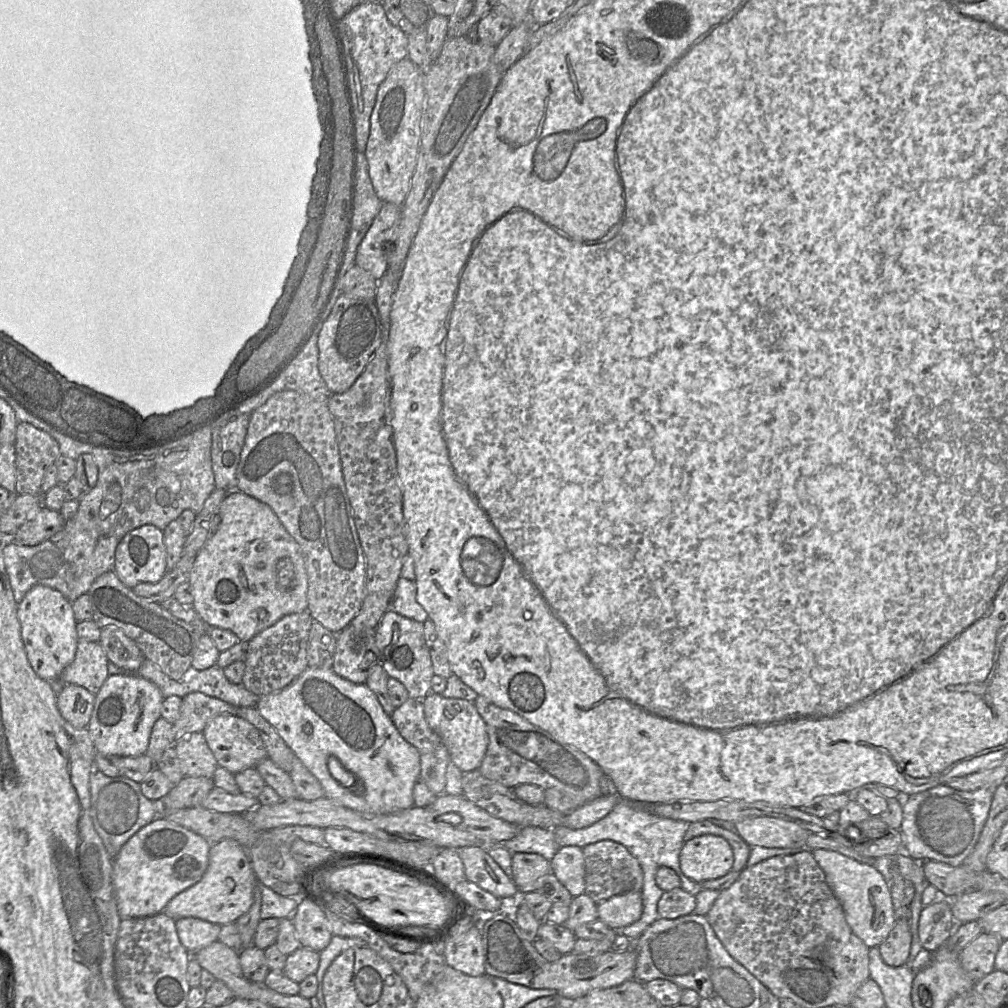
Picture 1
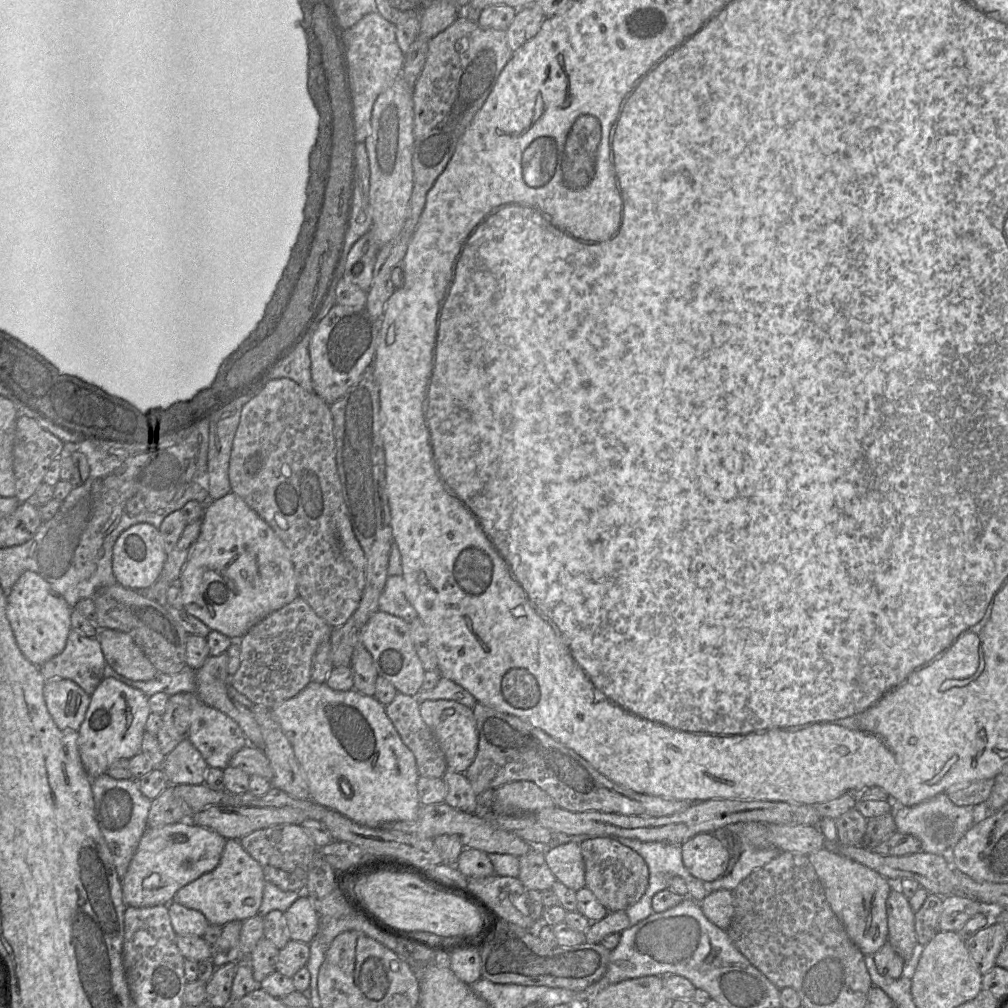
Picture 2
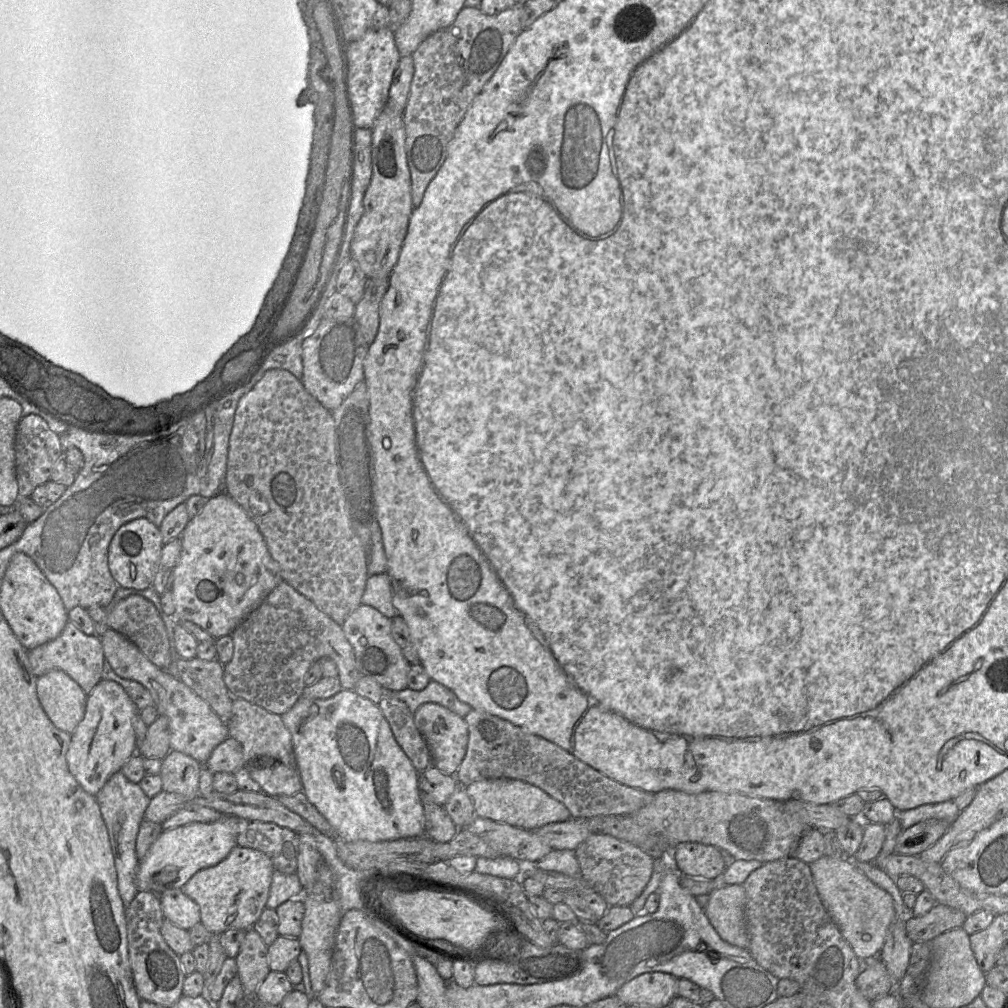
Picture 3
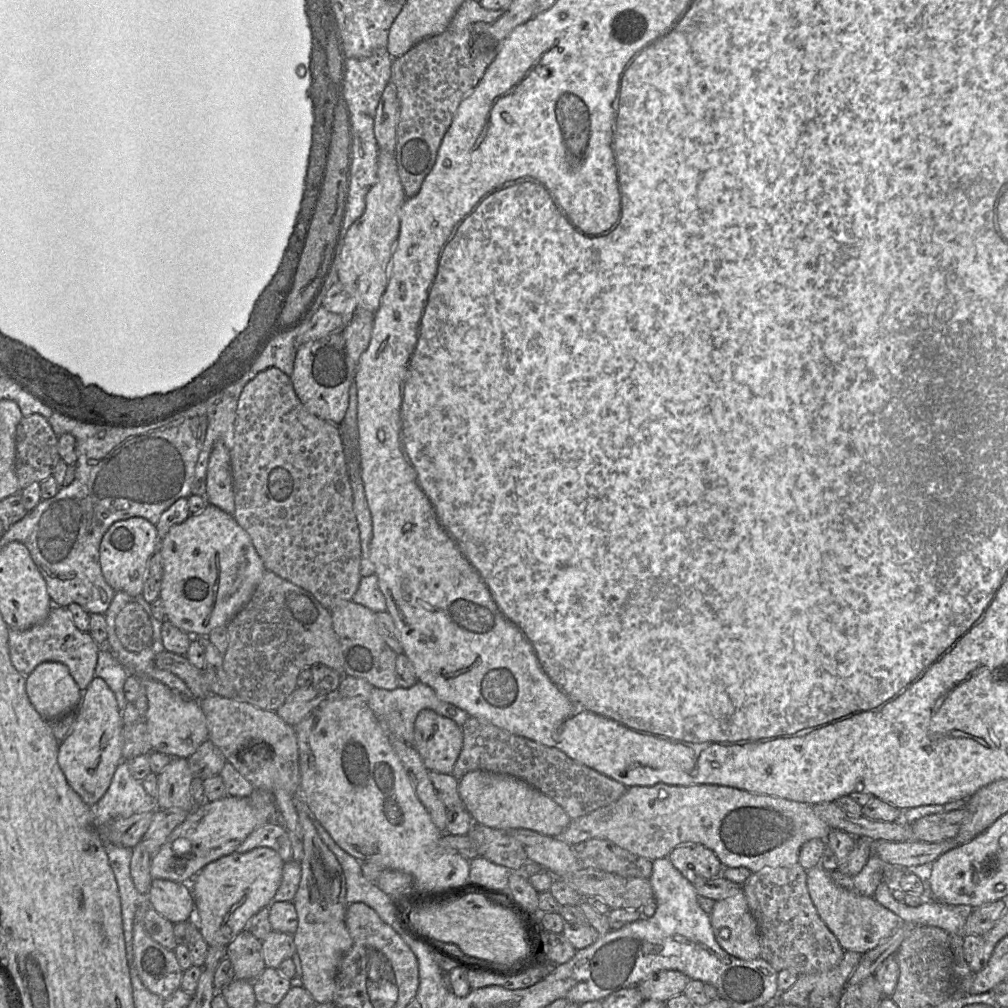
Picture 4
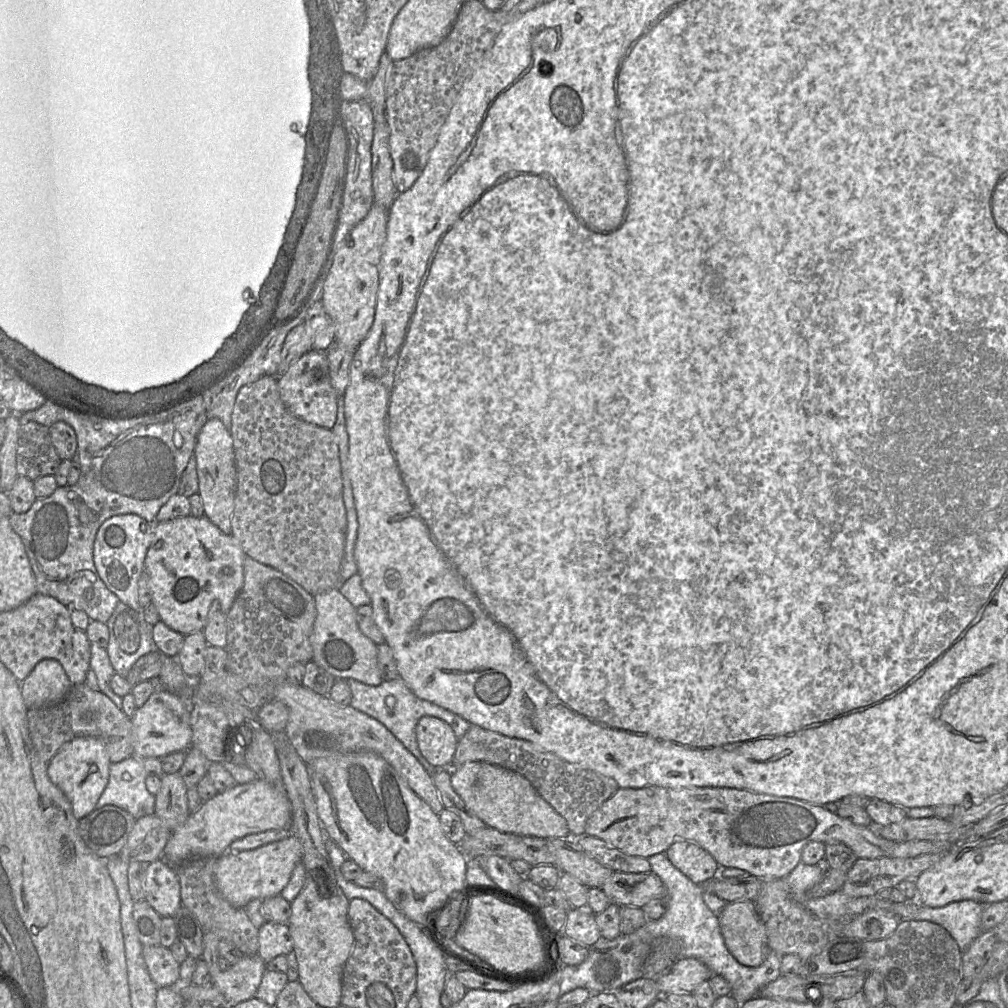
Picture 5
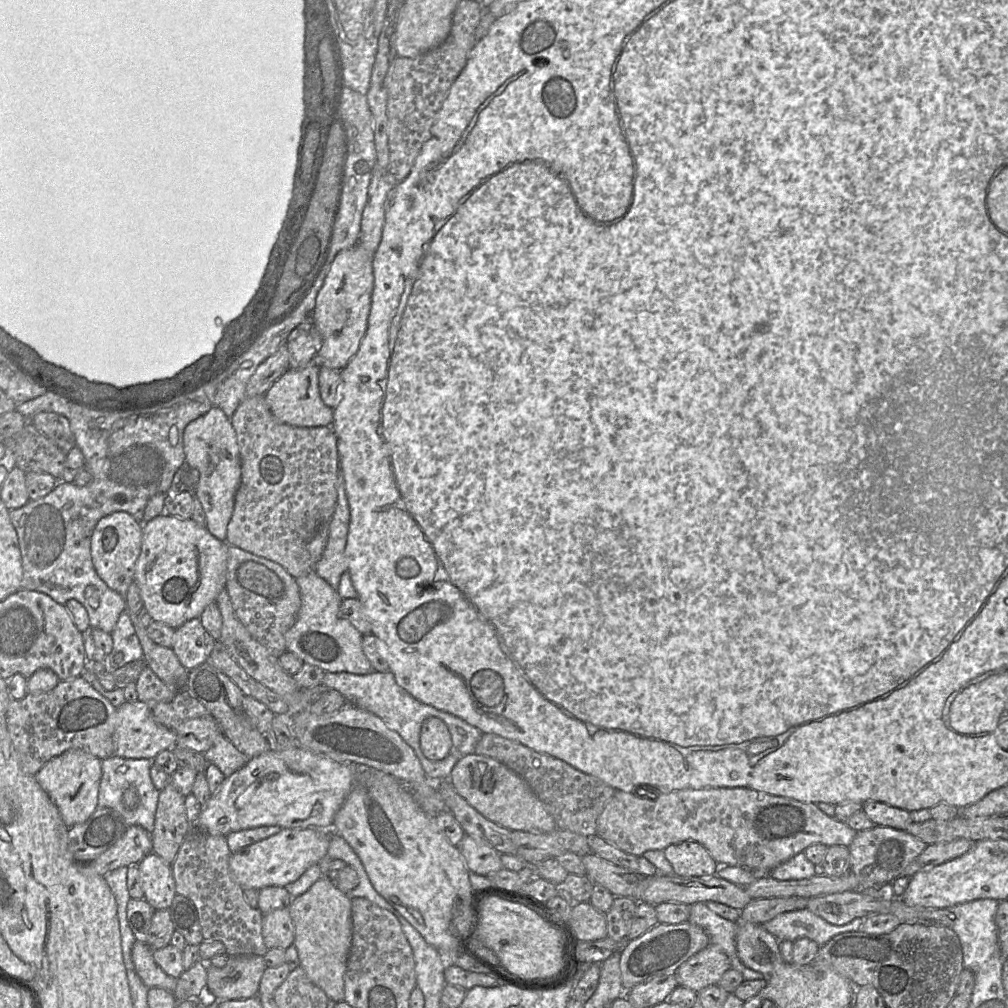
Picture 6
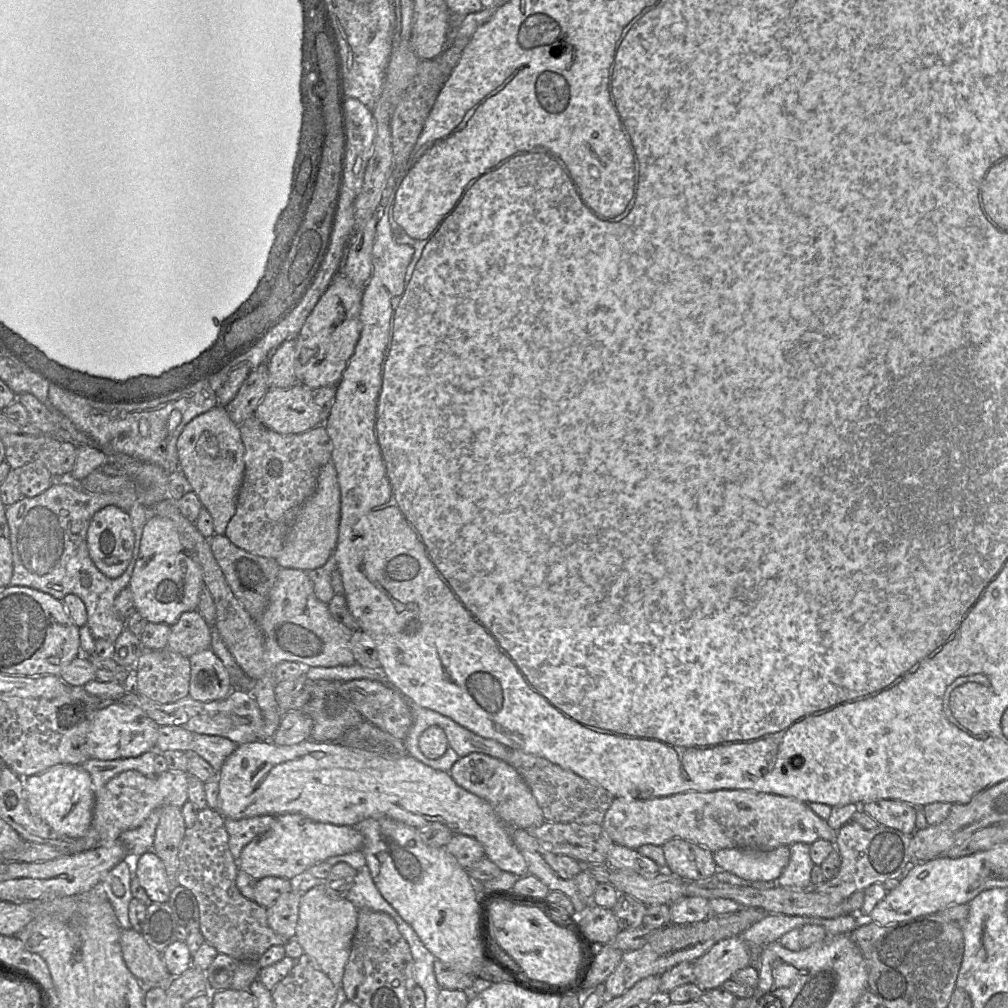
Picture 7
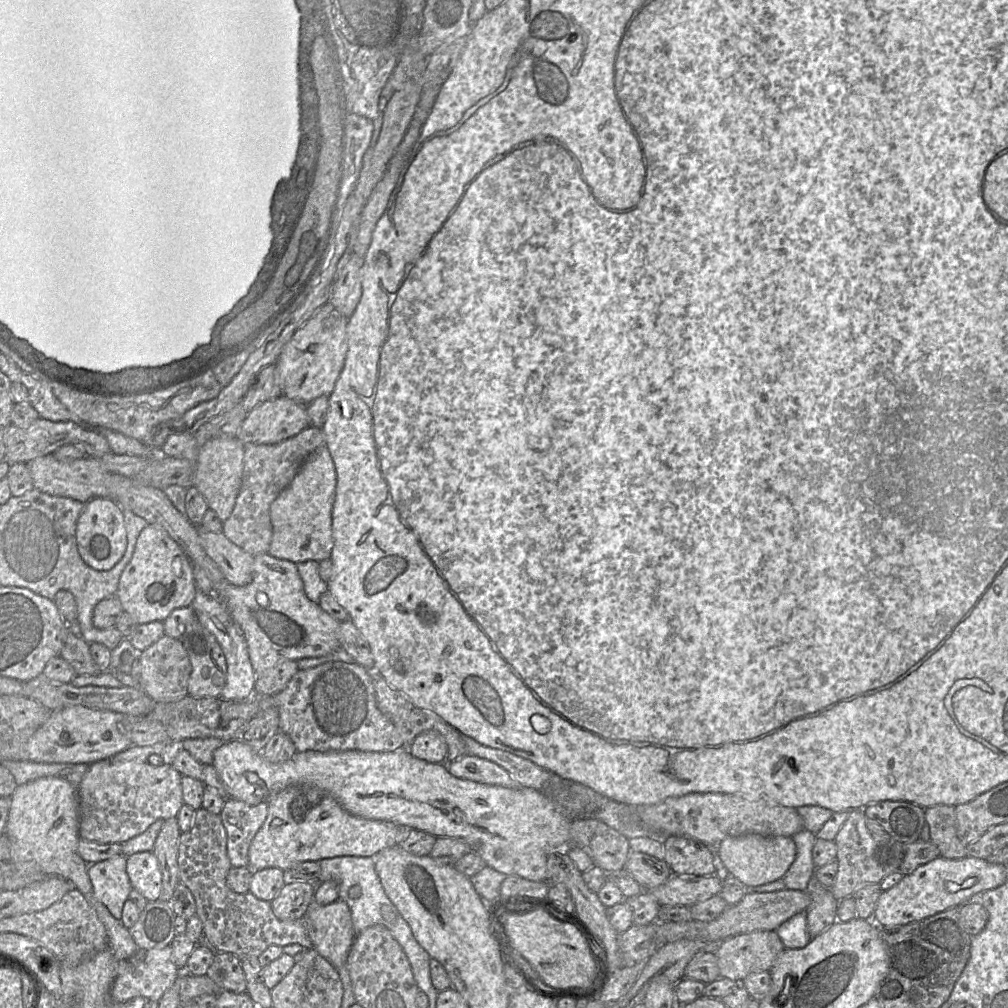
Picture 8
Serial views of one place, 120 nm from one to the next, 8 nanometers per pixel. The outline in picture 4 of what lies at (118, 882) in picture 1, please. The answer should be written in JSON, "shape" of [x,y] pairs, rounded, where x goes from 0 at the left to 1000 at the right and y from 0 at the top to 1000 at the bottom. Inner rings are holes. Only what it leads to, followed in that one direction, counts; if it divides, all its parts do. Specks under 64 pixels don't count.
{"shape":[[[224,789],[193,800],[150,851],[150,871],[187,877],[205,857],[233,845],[255,820],[267,814],[257,810],[244,792]]]}

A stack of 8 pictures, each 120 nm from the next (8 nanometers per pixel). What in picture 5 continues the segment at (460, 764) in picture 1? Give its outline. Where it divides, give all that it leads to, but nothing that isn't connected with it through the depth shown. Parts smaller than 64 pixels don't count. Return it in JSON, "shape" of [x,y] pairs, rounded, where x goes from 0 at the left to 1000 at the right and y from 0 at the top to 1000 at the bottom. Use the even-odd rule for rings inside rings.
{"shape":[[[431,710],[418,711],[413,720],[413,732],[419,750],[428,759],[449,759],[455,734],[443,716]]]}

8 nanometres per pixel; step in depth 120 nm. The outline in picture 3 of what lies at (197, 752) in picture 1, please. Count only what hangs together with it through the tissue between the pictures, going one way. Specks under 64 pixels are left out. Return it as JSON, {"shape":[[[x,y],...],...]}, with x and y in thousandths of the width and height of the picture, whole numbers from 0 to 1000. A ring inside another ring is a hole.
{"shape":[[[170,744],[161,754],[159,771],[161,785],[192,792],[196,787],[201,759],[189,750]]]}

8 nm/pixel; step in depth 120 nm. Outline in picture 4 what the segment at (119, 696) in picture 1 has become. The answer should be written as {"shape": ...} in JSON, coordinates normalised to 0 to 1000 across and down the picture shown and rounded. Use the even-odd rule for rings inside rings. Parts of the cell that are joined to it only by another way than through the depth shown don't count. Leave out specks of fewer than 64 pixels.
{"shape":[[[93,672],[88,681],[82,686],[79,699],[74,705],[74,718],[70,727],[60,736],[58,758],[71,783],[87,799],[92,800],[106,785],[116,760],[121,752],[121,725],[123,715],[114,688],[99,672]]]}

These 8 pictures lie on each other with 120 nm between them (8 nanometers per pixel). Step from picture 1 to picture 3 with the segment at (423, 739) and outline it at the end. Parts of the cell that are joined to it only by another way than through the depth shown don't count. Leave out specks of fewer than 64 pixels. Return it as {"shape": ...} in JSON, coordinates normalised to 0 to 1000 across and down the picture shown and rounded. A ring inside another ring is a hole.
{"shape":[[[380,691],[375,701],[412,764],[418,767],[426,762],[429,759],[426,742],[414,724],[405,700],[392,691]]]}

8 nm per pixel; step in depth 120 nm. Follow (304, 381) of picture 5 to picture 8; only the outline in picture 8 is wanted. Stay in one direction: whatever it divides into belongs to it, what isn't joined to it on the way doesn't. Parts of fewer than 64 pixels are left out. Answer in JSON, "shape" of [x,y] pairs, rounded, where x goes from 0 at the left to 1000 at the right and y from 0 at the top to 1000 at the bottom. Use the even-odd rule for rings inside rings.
{"shape":[[[278,392],[249,407],[235,435],[241,440],[274,440],[307,423],[304,401]]]}

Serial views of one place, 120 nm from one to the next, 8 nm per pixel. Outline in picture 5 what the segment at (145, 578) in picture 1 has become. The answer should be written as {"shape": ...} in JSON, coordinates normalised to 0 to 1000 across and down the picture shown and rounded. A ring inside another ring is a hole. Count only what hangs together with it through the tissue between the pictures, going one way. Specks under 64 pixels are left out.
{"shape":[[[123,510],[106,515],[99,522],[93,537],[92,554],[98,571],[119,596],[136,606],[138,618],[143,616],[143,608],[137,596],[137,576],[143,566],[152,530],[152,519],[147,519],[135,510]]]}

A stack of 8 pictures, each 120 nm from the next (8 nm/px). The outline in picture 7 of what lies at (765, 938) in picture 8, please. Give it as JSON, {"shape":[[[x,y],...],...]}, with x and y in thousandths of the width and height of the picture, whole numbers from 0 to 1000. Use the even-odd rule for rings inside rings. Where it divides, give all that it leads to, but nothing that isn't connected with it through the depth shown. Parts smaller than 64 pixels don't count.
{"shape":[[[734,929],[718,932],[688,954],[688,975],[699,984],[714,980],[731,963],[744,957],[745,948],[739,934]]]}

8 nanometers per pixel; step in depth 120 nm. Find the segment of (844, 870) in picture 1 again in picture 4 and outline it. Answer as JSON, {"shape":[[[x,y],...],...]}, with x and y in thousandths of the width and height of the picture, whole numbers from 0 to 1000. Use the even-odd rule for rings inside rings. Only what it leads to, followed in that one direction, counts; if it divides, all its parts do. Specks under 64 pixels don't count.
{"shape":[[[813,857],[801,863],[801,880],[813,909],[838,943],[857,946],[882,930],[896,916],[867,890],[857,889],[828,877],[823,864]]]}

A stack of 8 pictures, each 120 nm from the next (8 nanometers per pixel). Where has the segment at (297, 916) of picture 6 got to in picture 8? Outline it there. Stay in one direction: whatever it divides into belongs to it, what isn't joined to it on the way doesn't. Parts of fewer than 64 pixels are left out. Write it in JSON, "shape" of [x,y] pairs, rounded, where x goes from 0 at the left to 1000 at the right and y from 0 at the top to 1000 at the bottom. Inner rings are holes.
{"shape":[[[311,892],[302,911],[310,939],[333,961],[341,958],[353,931],[345,898],[339,893],[316,898]]]}

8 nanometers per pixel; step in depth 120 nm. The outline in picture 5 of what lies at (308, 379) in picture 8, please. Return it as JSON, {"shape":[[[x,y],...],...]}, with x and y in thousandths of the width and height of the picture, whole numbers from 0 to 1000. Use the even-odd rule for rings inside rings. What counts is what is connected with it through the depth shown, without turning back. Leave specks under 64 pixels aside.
{"shape":[[[371,202],[365,213],[343,234],[332,252],[318,299],[332,325],[331,341],[355,345],[371,318],[376,283],[376,262],[384,235],[385,206]]]}

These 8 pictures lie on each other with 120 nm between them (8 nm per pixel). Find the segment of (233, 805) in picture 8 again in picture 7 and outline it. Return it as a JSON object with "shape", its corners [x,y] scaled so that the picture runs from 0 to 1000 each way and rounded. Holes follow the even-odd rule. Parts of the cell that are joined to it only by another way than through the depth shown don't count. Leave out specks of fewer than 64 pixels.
{"shape":[[[260,809],[237,813],[223,813],[227,828],[227,842],[235,854],[241,841],[255,828],[264,824],[273,813],[272,809]]]}

